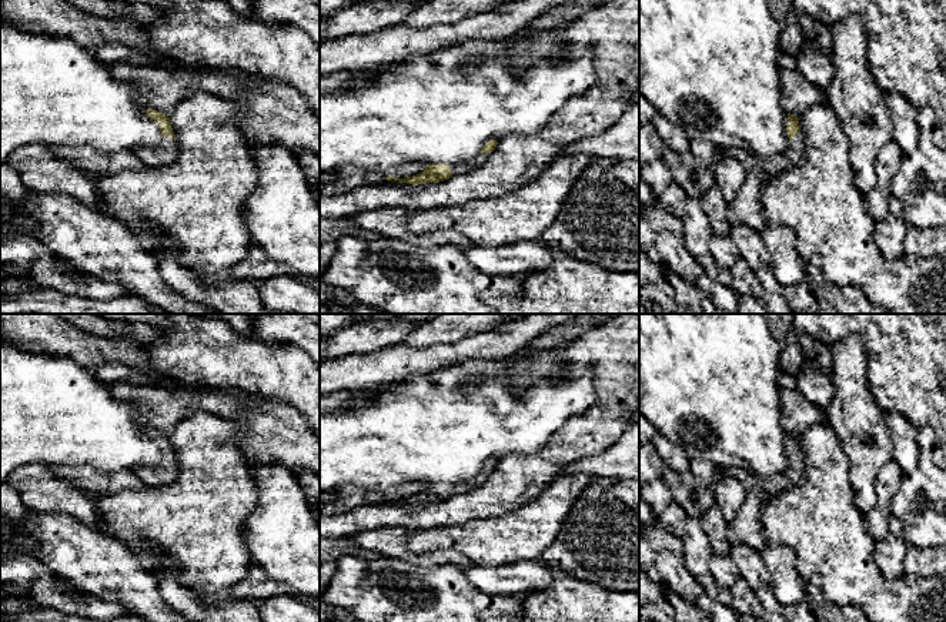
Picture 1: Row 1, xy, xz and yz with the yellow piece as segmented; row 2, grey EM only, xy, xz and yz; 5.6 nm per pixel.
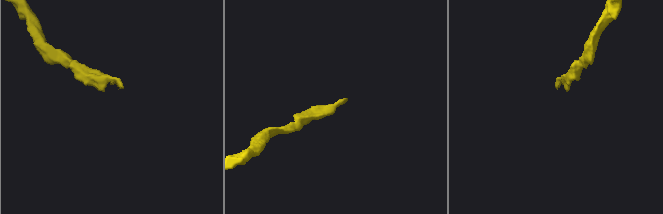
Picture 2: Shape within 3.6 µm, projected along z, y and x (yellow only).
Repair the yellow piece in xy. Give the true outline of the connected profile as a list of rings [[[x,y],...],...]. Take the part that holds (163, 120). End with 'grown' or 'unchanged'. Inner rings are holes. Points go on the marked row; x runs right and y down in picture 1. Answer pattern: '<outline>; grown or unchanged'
[[[147,108],[146,114],[158,124],[161,140],[156,146],[136,147],[133,151],[148,168],[168,165],[177,158],[176,134],[170,118],[153,108]]]; grown

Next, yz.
[[[788,114],[786,131],[789,138],[788,148],[770,158],[763,158],[749,148],[716,148],[715,160],[709,164],[713,170],[715,165],[723,158],[732,157],[742,163],[745,171],[765,171],[768,174],[778,174],[786,168],[799,164],[806,151],[805,134],[800,131],[798,116]]]; grown

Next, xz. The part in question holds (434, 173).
[[[489,140],[481,148],[478,156],[472,157],[465,163],[427,164],[425,170],[417,175],[407,178],[394,178],[392,175],[388,175],[387,180],[418,185],[418,184],[439,183],[448,180],[451,175],[462,175],[482,165],[489,157],[489,154],[495,150],[497,144],[498,144],[497,140]]]; grown

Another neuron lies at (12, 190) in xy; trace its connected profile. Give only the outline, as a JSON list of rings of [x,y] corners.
[[[10,164],[0,165],[0,201],[20,207],[26,201],[29,193],[14,167]]]

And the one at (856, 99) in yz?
[[[850,16],[830,29],[833,80],[825,93],[848,138],[856,187],[866,195],[878,185],[878,157],[895,140],[893,124],[868,60],[862,21]]]

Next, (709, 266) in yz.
[[[711,255],[698,258],[698,262],[703,268],[705,274],[721,281],[723,285],[732,285],[732,275],[729,270],[719,267]]]

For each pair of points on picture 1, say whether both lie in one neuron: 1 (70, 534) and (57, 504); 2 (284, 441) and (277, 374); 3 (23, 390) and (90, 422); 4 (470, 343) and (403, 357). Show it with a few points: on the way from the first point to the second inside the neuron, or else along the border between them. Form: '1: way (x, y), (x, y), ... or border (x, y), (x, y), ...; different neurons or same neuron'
1: border (30, 510), (39, 514), (64, 514), (93, 527); different neurons
2: border (268, 398), (287, 403), (304, 418); different neurons
3: way (40, 407), (73, 420); same neuron
4: way (453, 354), (420, 357); same neuron

